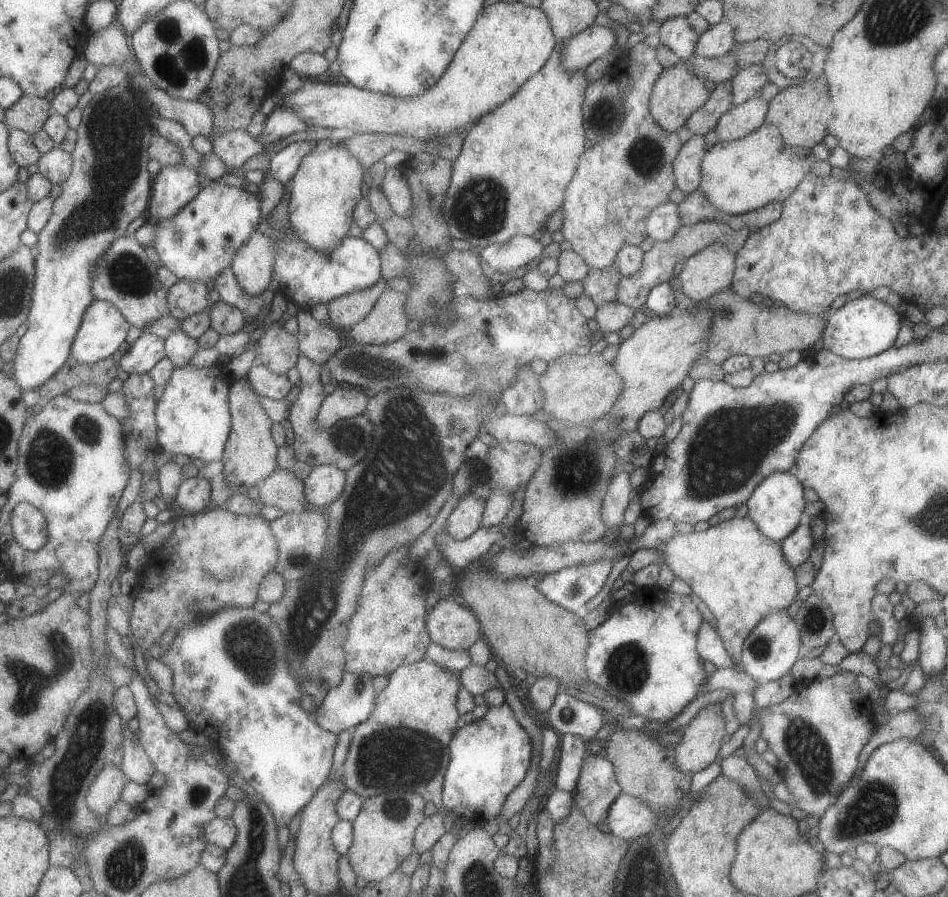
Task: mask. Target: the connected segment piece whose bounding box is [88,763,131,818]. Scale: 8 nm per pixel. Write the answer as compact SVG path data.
M108 764L96 778L91 790L88 792L88 805L100 817L104 818L109 810L121 802L121 794L130 778L115 764Z

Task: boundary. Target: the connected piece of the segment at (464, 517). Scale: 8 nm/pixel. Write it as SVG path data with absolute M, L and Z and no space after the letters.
M471 493L447 518L447 532L458 541L473 536L482 527L486 506L487 503Z

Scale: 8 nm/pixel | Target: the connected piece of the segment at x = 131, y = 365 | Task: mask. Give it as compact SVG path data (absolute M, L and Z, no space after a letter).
M145 332L122 356L122 369L129 374L150 373L167 356L164 337Z

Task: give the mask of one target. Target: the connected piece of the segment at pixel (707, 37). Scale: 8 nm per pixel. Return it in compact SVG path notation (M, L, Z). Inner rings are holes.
M721 20L698 34L694 54L698 57L718 57L731 52L735 44L733 27L727 20Z

